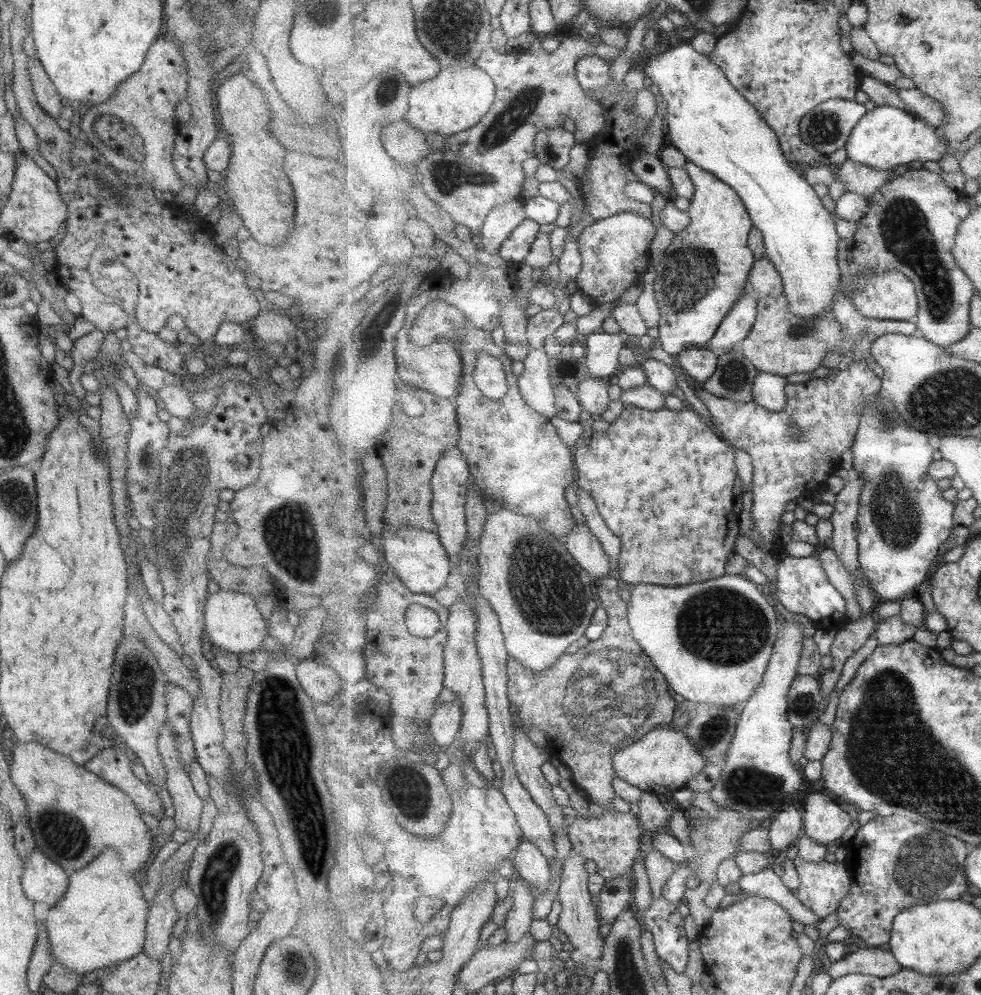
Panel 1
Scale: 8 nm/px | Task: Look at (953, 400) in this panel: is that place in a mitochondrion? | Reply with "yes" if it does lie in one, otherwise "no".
yes

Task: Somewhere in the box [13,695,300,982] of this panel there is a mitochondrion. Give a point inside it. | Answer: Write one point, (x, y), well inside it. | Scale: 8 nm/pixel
(67, 837)

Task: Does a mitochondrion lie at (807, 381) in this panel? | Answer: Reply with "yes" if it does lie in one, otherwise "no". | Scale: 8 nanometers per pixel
no

